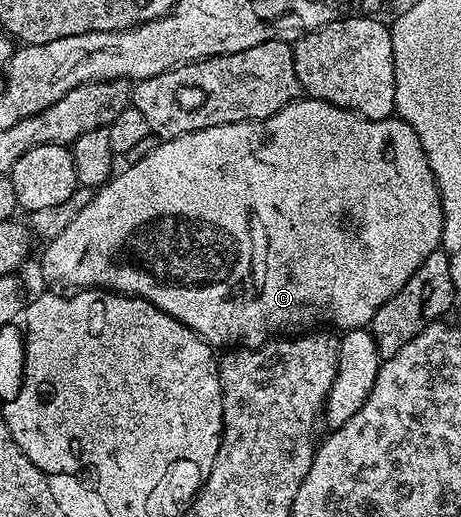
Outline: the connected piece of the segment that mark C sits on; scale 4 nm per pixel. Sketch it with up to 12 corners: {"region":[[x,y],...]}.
{"region":[[306,97],[161,140],[54,287],[214,348],[375,312],[441,246],[415,128]]}

